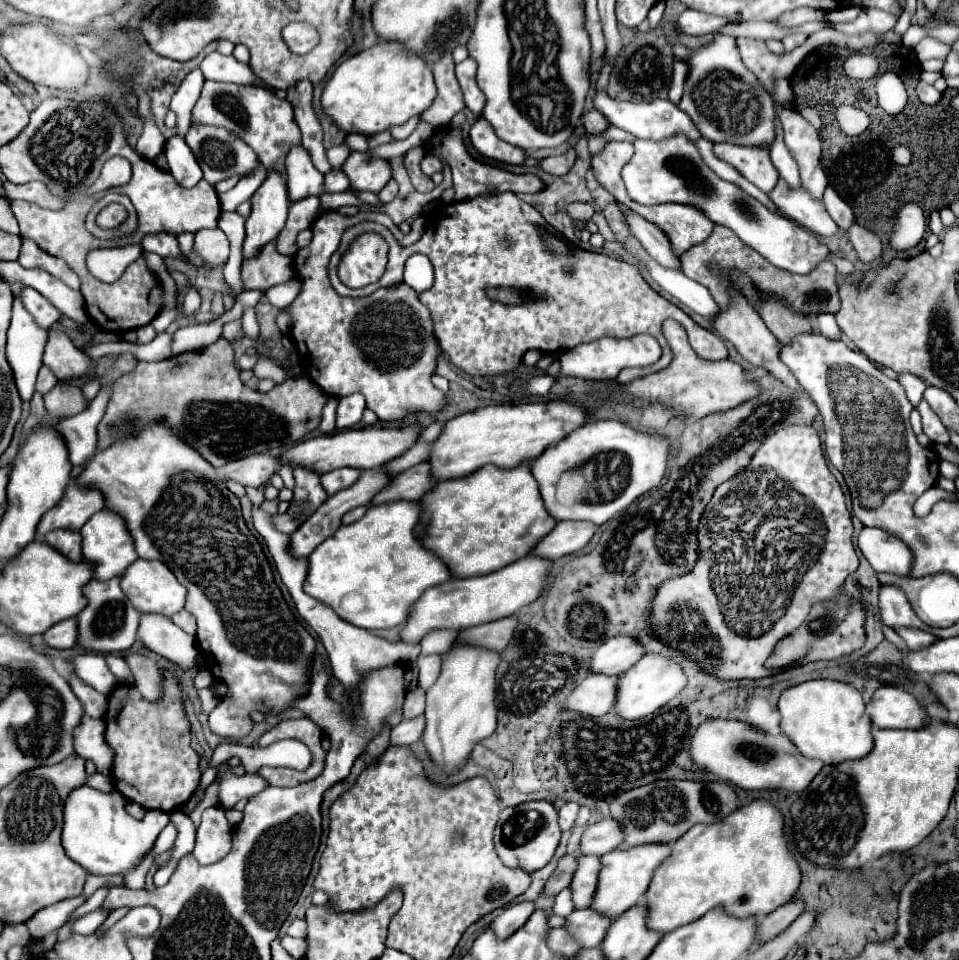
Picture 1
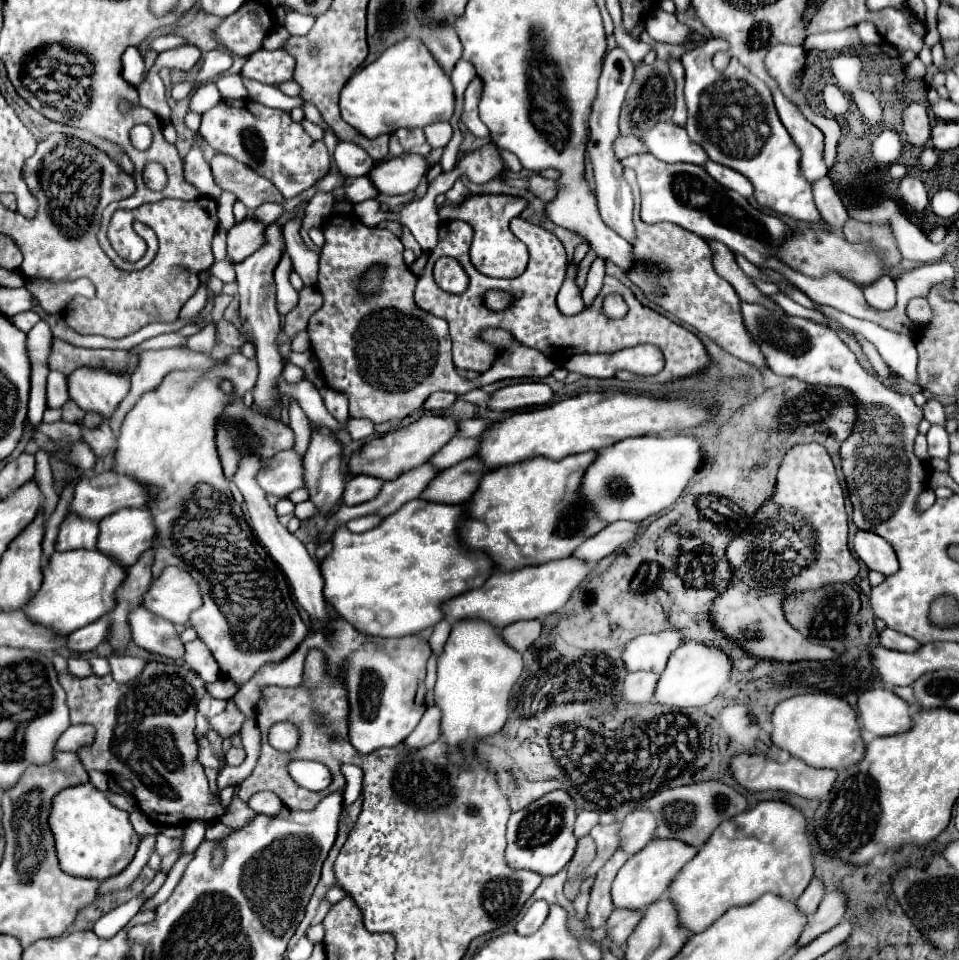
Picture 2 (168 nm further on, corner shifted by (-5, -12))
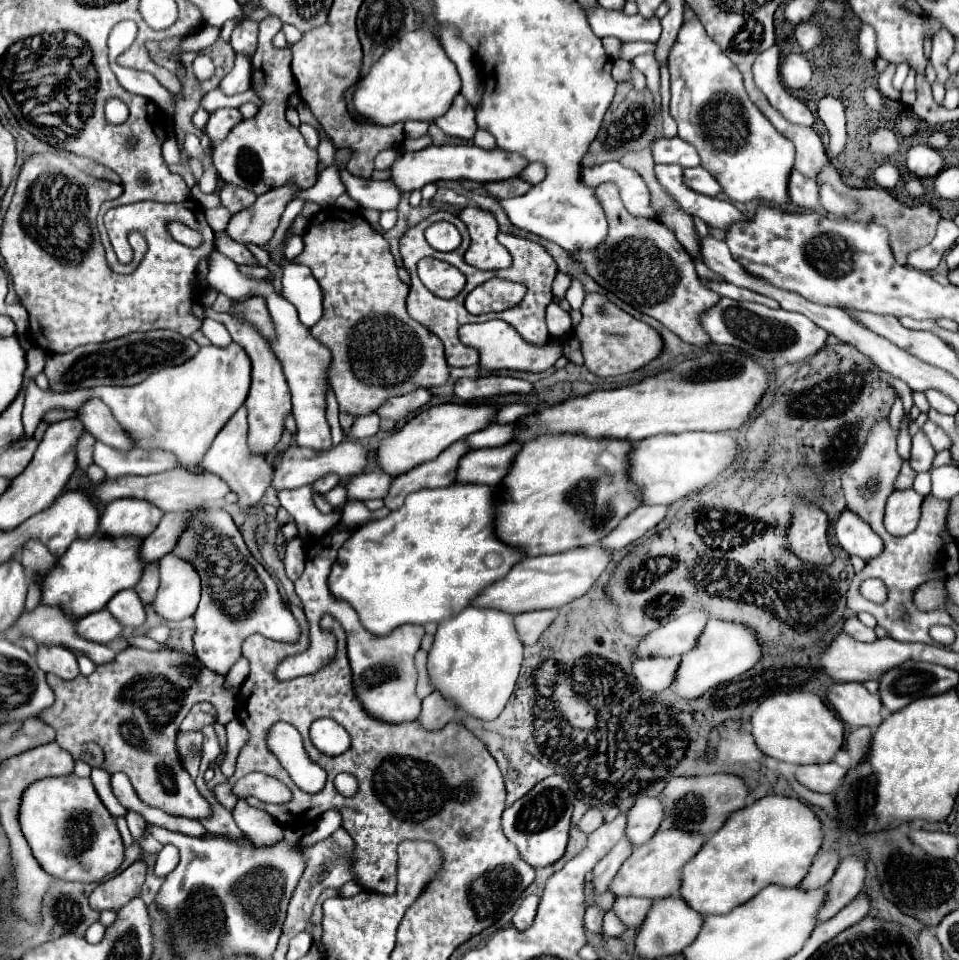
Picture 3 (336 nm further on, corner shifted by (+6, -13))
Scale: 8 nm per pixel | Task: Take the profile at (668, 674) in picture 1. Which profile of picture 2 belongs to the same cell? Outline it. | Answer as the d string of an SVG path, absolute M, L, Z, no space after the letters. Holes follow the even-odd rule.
M702 642L684 644L670 656L668 666L658 680L654 702L668 704L674 708L704 706L726 688L730 676L732 676L732 660L724 650L706 646Z

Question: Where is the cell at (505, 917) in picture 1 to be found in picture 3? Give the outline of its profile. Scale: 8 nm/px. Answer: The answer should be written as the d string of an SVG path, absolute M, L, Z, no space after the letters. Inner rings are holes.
M527 895L519 907L519 911L515 913L513 917L513 927L517 931L525 931L533 919L535 919L535 913L537 913L537 905L539 905L539 897L537 895Z

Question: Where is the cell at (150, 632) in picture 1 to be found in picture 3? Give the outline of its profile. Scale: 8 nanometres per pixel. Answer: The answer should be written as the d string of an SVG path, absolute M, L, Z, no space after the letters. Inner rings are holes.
M133 589L121 591L117 593L109 603L107 603L109 613L117 619L119 625L123 627L131 627L131 629L139 629L145 625L147 615L145 615L145 607L139 599L139 595Z

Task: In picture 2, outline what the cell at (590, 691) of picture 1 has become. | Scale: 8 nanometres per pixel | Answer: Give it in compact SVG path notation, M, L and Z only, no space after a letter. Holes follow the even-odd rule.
M630 672L624 680L622 702L626 702L626 704L650 702L652 694L656 690L658 678L660 678L660 674L656 674L656 672Z

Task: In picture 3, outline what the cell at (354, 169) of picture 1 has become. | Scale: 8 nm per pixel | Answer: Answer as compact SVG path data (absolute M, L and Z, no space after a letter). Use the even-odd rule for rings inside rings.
M429 145L421 151L415 153L401 153L397 161L391 167L391 177L389 181L395 183L395 187L405 193L413 189L421 189L429 181L439 181L439 179L473 179L473 181L501 181L509 177L517 177L521 169L527 165L525 159L519 155L507 153L503 149L493 149L485 151L475 145Z

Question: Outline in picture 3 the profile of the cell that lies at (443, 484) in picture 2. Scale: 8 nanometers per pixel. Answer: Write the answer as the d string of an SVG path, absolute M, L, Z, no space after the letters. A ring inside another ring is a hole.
M497 447L497 449L477 449L461 457L457 467L455 483L477 483L477 485L499 485L507 473L513 457L521 447Z

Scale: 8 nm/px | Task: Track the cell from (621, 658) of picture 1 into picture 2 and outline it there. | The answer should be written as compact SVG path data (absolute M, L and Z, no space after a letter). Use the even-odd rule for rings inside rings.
M676 628L662 630L656 634L636 636L632 642L628 642L622 660L628 672L638 672L638 670L662 672L670 654L680 644L684 644L684 634Z

